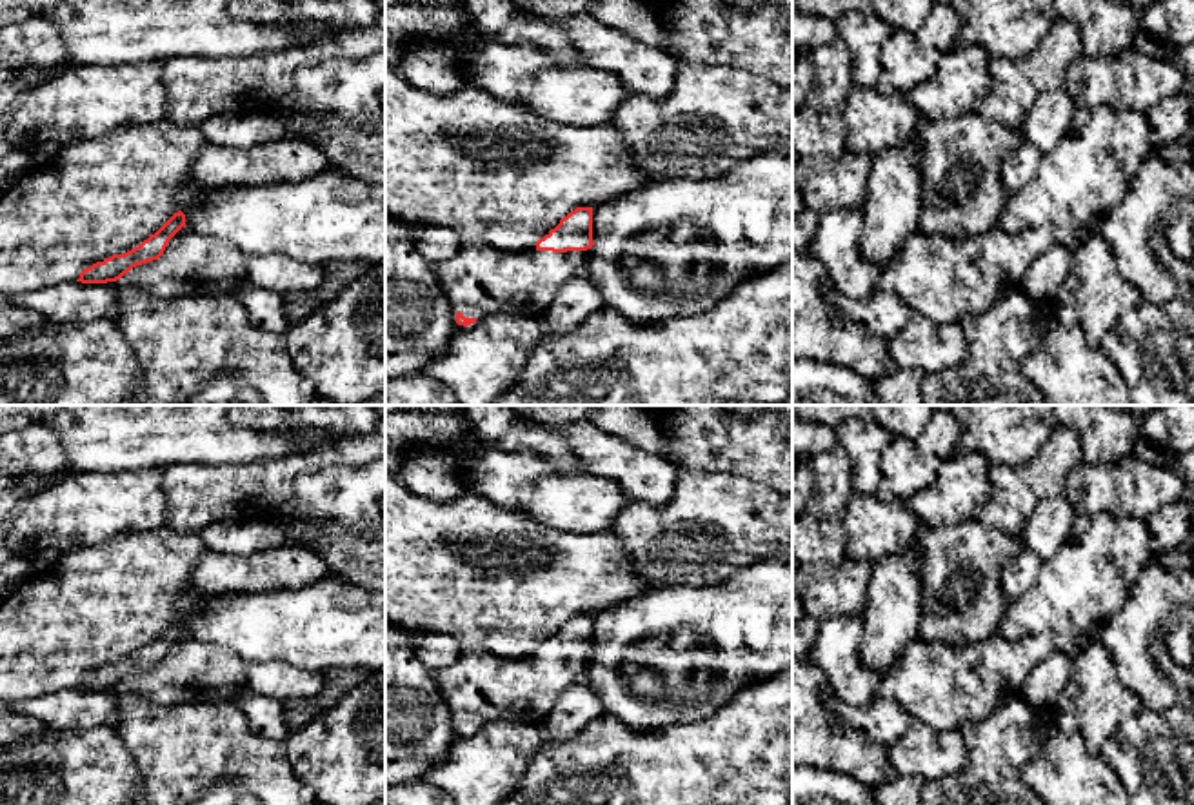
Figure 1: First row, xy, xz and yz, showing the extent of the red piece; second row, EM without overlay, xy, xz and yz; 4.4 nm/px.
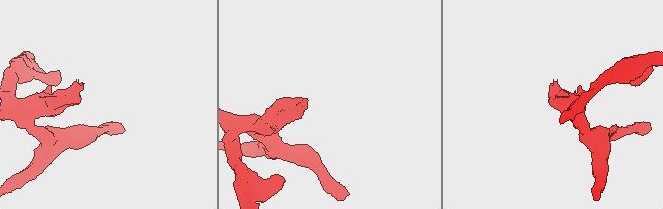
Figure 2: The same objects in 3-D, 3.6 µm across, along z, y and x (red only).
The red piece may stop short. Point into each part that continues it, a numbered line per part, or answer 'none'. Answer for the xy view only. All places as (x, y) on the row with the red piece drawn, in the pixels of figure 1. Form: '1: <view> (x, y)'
none

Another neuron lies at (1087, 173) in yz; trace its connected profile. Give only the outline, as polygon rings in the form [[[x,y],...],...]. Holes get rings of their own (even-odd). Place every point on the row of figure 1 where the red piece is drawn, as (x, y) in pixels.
[[[1107,105],[1076,109],[1058,144],[1043,153],[1029,187],[1007,196],[998,227],[1007,233],[1047,227],[1054,243],[1074,251],[1092,236],[1090,222],[1123,202],[1130,180],[1150,153],[1152,125],[1147,113]]]

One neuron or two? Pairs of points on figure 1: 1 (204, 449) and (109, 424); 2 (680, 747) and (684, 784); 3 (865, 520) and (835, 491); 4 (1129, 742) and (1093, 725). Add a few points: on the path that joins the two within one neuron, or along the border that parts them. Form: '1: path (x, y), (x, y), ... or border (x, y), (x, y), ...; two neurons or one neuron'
1: path (180, 426), (133, 424); one neuron
2: path (680, 756), (680, 775); one neuron
3: border (856, 496), (845, 511), (845, 546); two neurons
4: border (1142, 707), (1096, 753); two neurons

